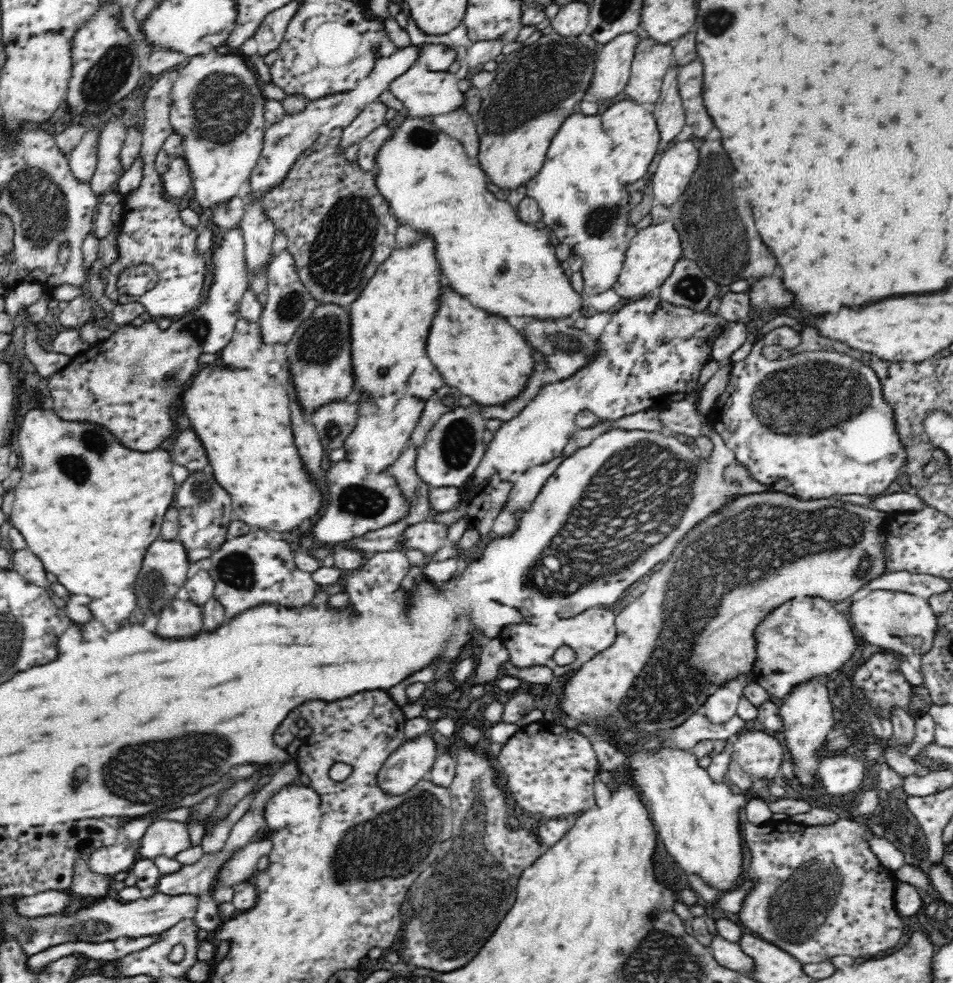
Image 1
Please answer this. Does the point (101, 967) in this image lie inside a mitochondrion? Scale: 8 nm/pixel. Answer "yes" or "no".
no

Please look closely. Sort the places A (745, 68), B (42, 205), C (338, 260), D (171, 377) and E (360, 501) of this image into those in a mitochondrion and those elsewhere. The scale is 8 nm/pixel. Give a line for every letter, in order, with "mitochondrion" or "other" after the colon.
A: other
B: mitochondrion
C: mitochondrion
D: mitochondrion
E: mitochondrion

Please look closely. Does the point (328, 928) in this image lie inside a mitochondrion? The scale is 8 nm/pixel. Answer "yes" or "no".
no

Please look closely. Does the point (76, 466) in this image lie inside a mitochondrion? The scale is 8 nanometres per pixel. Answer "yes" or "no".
yes

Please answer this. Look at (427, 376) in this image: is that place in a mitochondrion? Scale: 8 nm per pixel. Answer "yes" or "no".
no

